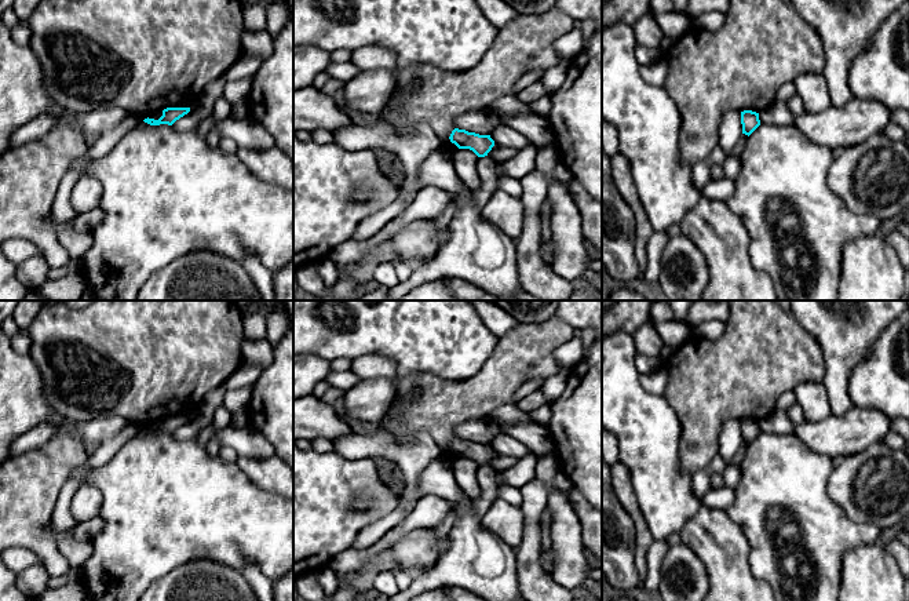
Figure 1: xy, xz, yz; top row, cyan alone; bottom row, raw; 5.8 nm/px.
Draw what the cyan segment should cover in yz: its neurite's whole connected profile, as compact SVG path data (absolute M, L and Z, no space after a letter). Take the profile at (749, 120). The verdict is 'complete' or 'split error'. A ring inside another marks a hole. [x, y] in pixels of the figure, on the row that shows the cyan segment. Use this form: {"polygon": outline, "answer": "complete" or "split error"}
{"polygon": "M752 110L741 112L741 124L742 124L742 134L751 135L759 125L759 113Z", "answer": "complete"}

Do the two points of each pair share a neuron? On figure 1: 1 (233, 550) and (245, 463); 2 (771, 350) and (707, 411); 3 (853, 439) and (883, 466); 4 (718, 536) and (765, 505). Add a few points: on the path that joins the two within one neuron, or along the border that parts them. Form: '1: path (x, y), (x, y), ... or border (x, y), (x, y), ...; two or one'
1: border (236, 463), (254, 483), (269, 492); two
2: path (755, 363), (723, 394); one
3: border (883, 440), (875, 441), (864, 450), (843, 458); two
4: border (726, 512), (741, 531), (748, 546), (748, 554); two

